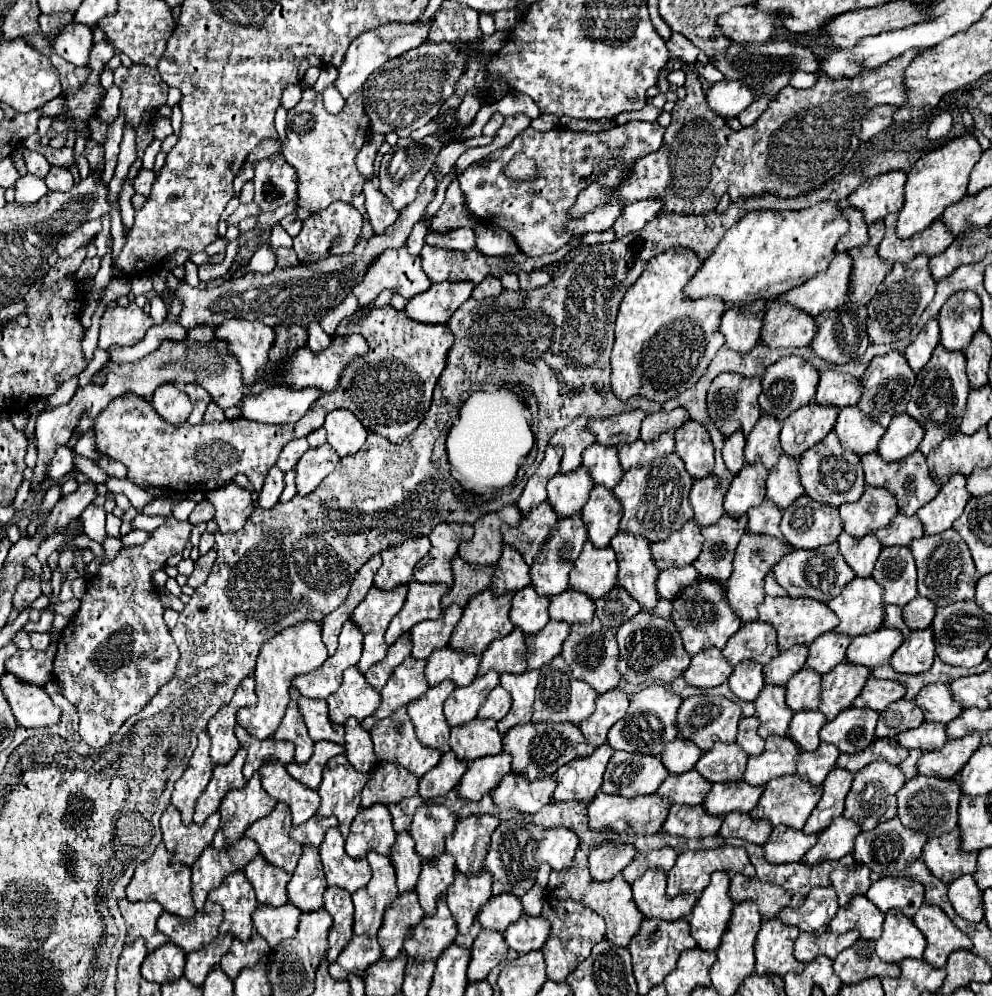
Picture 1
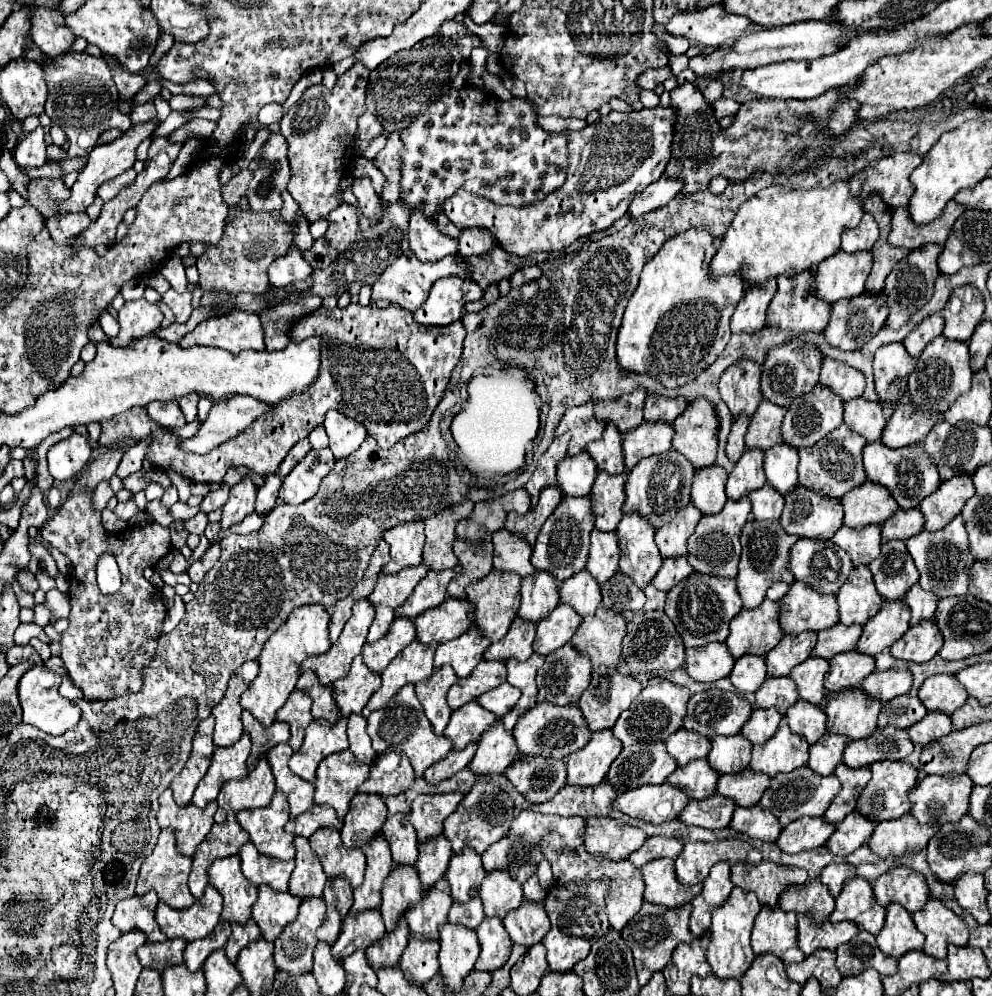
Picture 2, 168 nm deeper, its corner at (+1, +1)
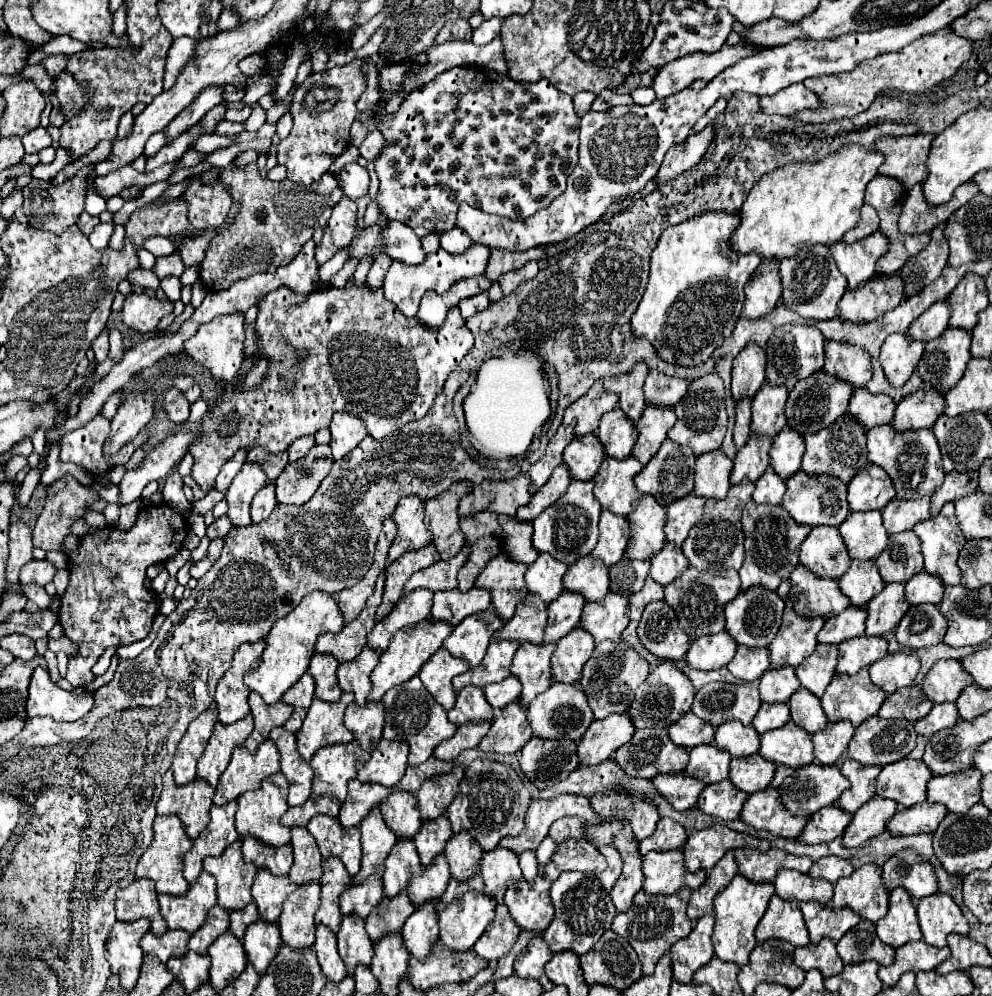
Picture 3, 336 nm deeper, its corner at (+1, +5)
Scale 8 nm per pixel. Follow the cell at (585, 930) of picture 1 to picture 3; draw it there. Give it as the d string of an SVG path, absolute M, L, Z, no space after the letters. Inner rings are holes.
M611 845L595 846L597 850L607 858L607 867L602 873L582 873L582 871L568 871L562 873L552 883L552 903L556 907L556 915L548 929L542 933L544 941L554 953L560 953L564 949L572 949L574 953L582 955L592 949L592 945L598 941L598 937L610 929L614 915L618 913L612 899L610 889L618 881L622 873L622 859L620 853Z

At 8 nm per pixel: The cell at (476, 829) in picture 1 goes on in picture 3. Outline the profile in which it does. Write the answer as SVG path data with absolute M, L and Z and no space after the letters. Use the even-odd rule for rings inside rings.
M476 759L466 767L464 779L460 781L460 793L448 805L446 813L454 833L468 831L484 851L490 851L502 837L516 837L524 829L524 815L530 799L530 789L508 763Z

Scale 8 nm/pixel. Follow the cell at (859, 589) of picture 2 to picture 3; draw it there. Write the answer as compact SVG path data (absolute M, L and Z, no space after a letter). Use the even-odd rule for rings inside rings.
M852 559L848 571L840 577L840 589L850 597L850 603L864 607L878 591L884 589L884 581L872 559Z

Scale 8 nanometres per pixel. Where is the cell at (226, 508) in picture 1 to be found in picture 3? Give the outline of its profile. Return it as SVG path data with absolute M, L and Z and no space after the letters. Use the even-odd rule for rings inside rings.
M244 463L240 473L234 477L226 499L228 499L228 517L236 527L250 525L250 503L254 495L268 483L264 469L258 463Z

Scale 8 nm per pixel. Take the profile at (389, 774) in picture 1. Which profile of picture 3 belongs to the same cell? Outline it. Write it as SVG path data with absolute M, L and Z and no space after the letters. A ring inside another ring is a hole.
M380 739L370 751L370 759L360 763L358 779L366 783L380 783L392 789L404 775L408 767L408 743Z

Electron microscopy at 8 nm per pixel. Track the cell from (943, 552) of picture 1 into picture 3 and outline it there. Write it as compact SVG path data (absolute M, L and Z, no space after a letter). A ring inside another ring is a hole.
M946 503L936 517L916 523L914 533L922 541L924 569L928 573L940 575L944 585L958 585L960 569L956 559L966 539L958 527L954 503Z

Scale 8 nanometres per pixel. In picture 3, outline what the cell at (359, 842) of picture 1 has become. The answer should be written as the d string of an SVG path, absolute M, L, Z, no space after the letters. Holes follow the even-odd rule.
M352 779L348 783L348 797L340 807L342 827L356 827L370 813L374 805L380 805L388 797L388 789L380 783L362 783Z

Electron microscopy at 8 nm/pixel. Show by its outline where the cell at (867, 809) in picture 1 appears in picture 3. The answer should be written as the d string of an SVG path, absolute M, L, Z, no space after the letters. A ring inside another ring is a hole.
M900 759L886 765L878 775L878 795L894 799L904 807L914 807L926 801L926 785L932 779L932 771L924 761Z

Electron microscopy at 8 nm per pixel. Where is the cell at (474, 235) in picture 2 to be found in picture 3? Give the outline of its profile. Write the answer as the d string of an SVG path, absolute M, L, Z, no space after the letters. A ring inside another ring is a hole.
M454 227L452 231L440 233L440 247L448 253L464 253L470 243L472 241L468 241L468 235L458 227Z

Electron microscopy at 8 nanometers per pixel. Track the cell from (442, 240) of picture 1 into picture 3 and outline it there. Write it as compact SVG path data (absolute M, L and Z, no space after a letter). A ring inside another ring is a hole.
M388 221L382 227L382 239L384 243L380 251L386 253L390 259L406 265L418 265L420 261L424 261L420 239L406 225L400 225L398 221Z

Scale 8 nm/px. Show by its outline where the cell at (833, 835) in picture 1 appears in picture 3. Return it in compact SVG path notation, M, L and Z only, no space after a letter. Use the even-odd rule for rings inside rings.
M874 797L852 815L852 823L842 835L844 847L864 845L868 839L886 831L890 817L896 813L898 803L892 799Z

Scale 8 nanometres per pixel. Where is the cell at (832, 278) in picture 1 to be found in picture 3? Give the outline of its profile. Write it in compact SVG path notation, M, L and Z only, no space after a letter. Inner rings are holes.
M876 231L854 243L838 241L830 249L840 273L848 279L848 287L856 289L860 283L876 275L874 267L876 261L888 251L888 239Z

